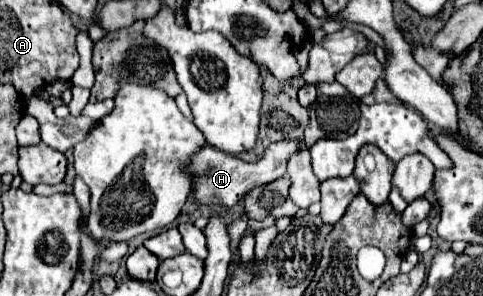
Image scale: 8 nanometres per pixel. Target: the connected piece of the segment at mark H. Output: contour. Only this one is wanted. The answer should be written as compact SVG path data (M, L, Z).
M278 141L272 143L264 157L258 163L246 163L238 157L220 153L212 147L202 147L198 149L188 163L188 173L194 179L194 201L200 205L218 205L218 207L232 207L236 205L250 189L266 185L270 181L276 181L284 177L286 173L286 163L292 153L298 151L298 141Z

